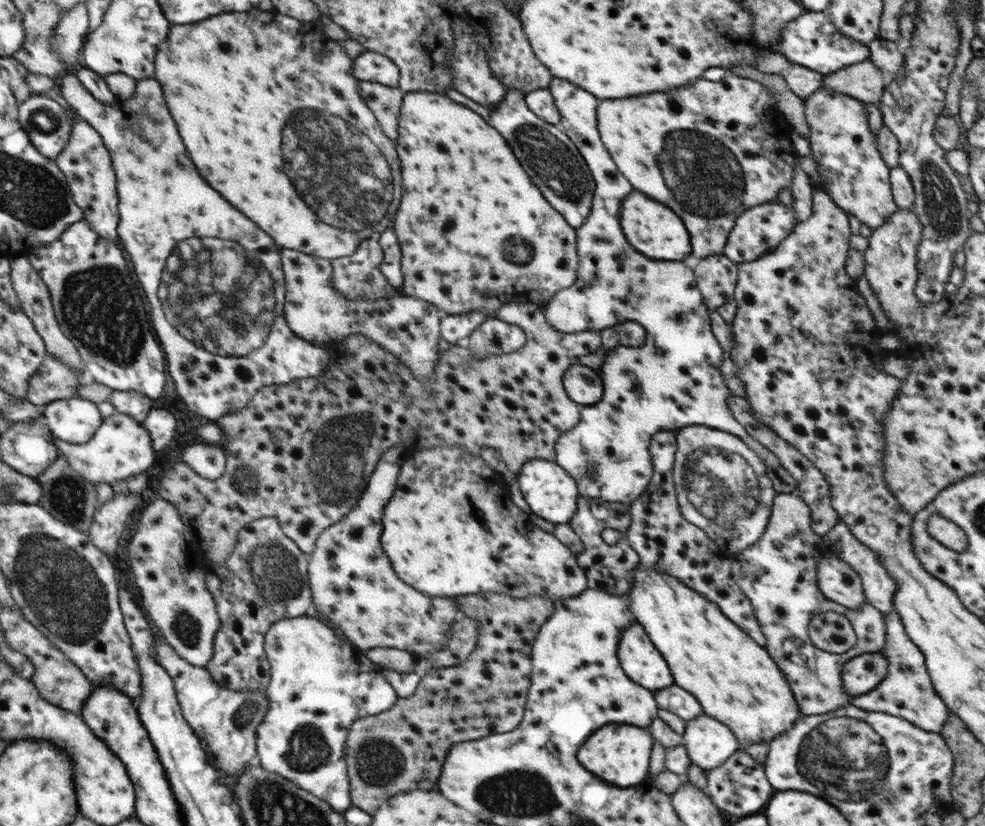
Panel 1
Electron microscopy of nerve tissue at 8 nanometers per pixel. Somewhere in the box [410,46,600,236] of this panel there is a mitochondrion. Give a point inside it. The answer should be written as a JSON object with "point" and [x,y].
{"point":[557,165]}

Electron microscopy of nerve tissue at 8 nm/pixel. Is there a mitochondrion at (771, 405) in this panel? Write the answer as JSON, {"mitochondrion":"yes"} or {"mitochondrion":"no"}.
{"mitochondrion":"yes"}

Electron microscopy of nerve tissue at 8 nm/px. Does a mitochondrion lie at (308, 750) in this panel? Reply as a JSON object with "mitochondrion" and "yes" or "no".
{"mitochondrion":"yes"}

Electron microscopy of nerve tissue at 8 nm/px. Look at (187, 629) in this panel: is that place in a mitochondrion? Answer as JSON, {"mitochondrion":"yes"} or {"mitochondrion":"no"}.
{"mitochondrion":"yes"}

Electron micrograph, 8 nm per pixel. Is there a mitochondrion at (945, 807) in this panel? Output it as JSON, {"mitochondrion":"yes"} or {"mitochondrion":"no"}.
{"mitochondrion":"no"}

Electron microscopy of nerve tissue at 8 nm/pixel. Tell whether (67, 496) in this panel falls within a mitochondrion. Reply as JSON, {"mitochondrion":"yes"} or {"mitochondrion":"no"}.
{"mitochondrion":"yes"}

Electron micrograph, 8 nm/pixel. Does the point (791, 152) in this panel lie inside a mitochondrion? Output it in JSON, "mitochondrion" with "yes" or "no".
{"mitochondrion":"no"}

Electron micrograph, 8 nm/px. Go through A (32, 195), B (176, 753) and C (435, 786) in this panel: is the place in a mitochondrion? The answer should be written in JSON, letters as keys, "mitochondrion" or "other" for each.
{"A":"mitochondrion","B":"other","C":"other"}

